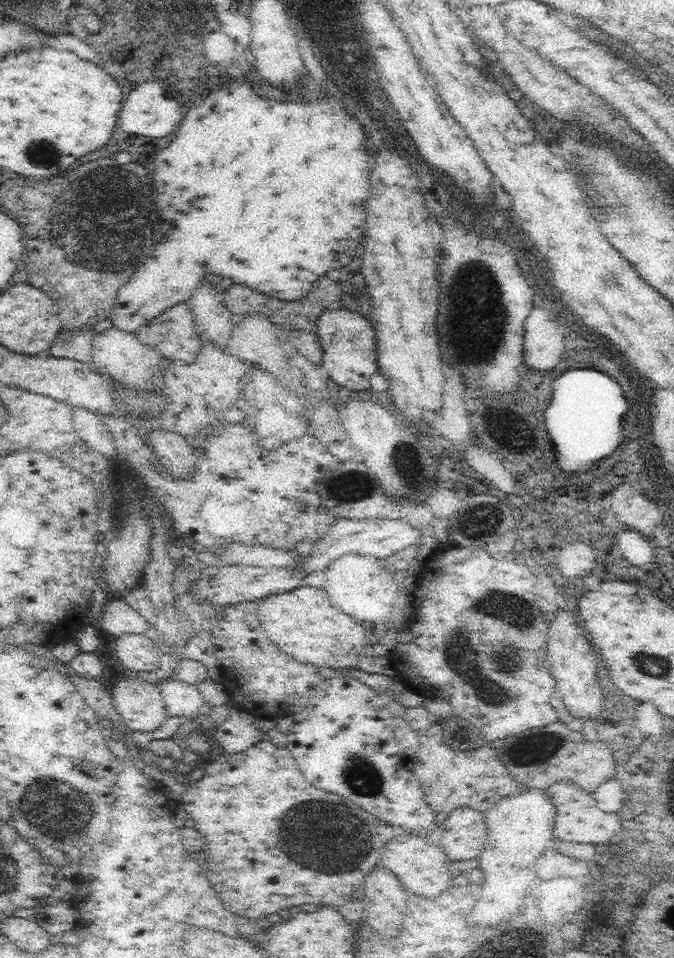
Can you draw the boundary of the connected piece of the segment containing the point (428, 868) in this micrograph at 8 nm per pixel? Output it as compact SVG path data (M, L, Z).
M403 833L384 846L379 865L391 870L400 879L407 893L431 899L452 884L453 872L448 870L449 862L447 854L436 839Z

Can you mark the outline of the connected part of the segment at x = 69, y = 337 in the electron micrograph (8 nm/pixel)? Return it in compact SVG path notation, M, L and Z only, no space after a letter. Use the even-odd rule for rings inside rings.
M61 330L57 340L50 346L47 355L74 359L91 364L91 344L95 330Z

